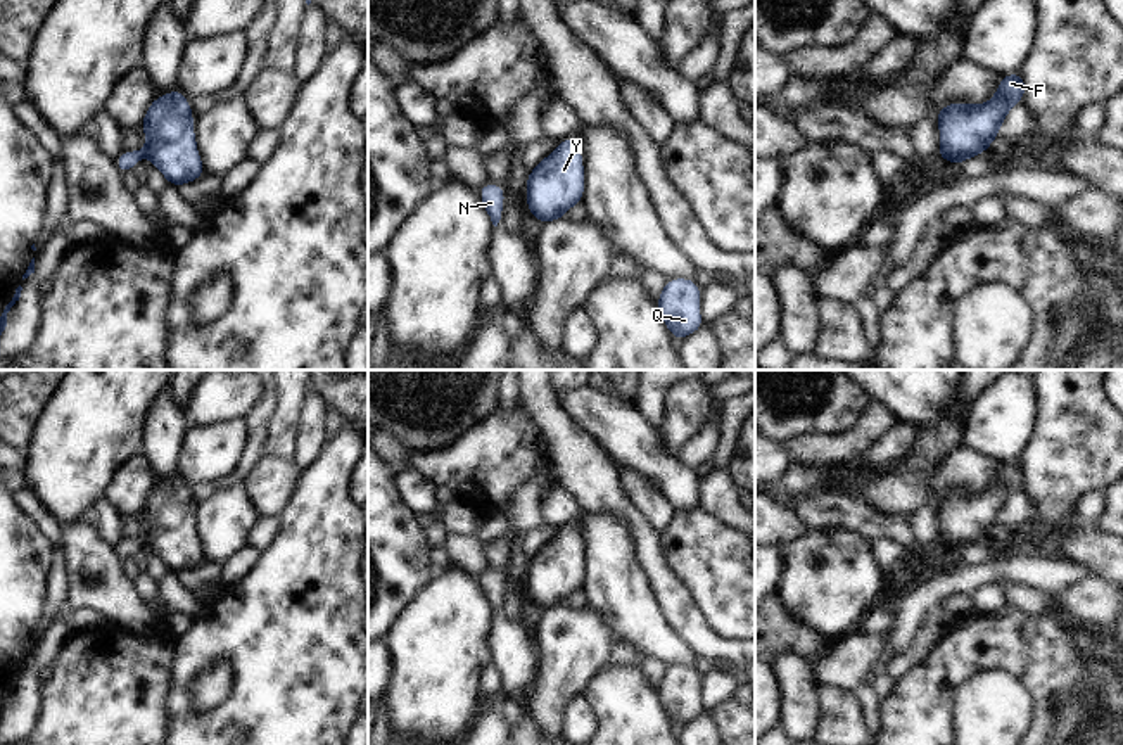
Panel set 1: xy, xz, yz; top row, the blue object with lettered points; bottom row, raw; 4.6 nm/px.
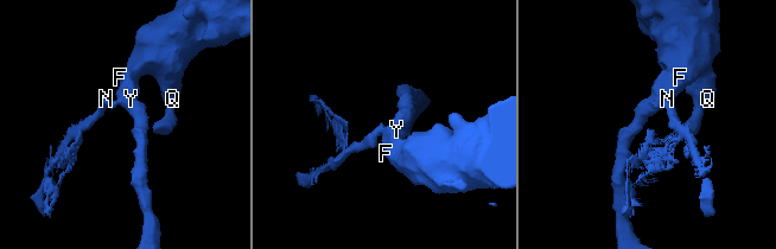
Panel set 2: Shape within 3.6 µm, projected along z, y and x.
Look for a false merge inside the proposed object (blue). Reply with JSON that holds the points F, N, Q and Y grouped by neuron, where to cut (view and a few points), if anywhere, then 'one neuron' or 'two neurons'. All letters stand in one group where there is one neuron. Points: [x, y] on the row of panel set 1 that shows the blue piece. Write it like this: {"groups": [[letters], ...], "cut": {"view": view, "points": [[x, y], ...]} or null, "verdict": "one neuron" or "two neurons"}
{"groups": [["F", "Q", "Y"], ["N"]], "cut": {"view": "xy", "points": [[144, 151], [145, 156]]}, "verdict": "two neurons"}

